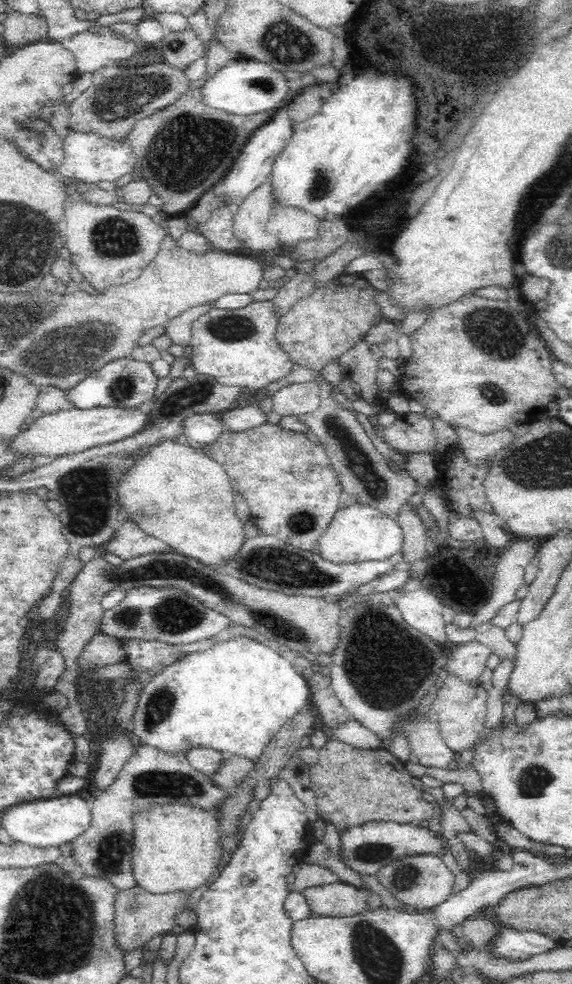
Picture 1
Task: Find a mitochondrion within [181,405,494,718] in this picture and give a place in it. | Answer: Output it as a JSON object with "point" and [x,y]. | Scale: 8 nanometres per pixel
{"point":[387,666]}

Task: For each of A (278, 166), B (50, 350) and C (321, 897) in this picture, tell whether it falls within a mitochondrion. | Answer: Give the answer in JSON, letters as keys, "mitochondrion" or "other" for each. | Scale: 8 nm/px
{"A":"other","B":"mitochondrion","C":"other"}

